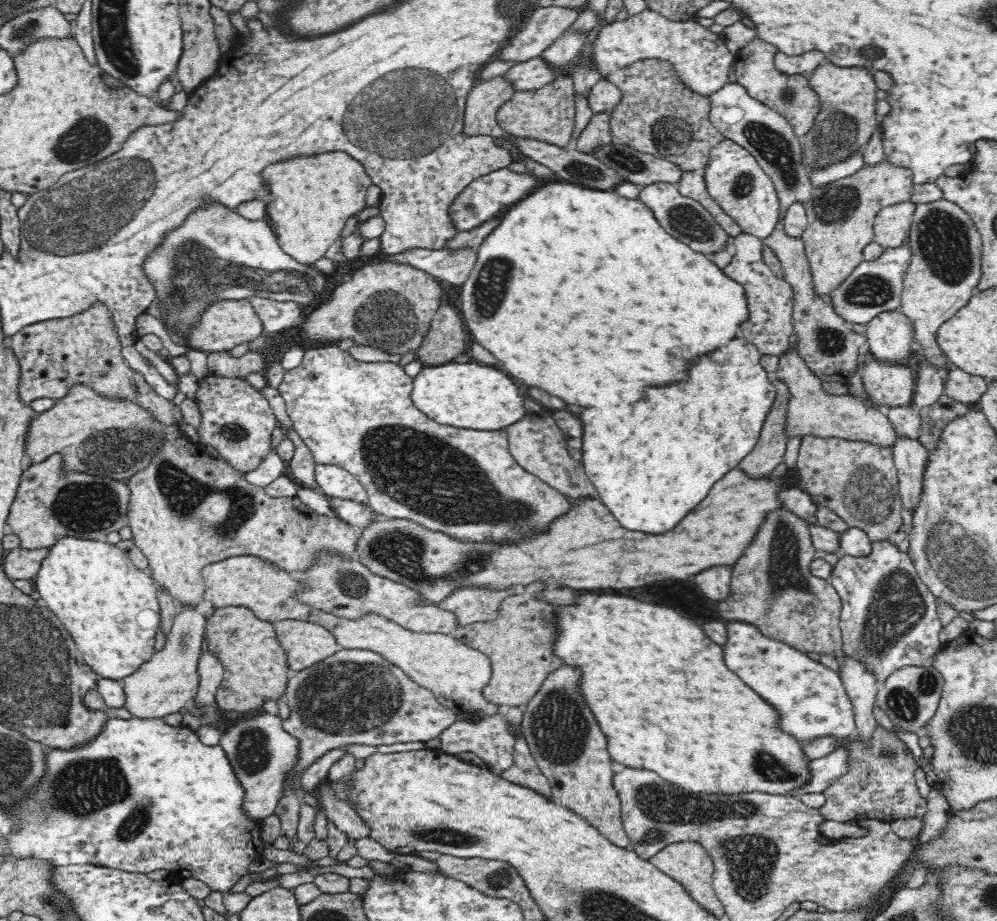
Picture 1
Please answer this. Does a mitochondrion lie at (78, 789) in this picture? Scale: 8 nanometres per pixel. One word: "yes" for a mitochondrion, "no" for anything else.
yes

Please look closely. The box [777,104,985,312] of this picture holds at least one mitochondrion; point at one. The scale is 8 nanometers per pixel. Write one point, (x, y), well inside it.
(942, 238)

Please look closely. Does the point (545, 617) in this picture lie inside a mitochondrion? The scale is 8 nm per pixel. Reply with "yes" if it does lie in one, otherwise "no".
yes

